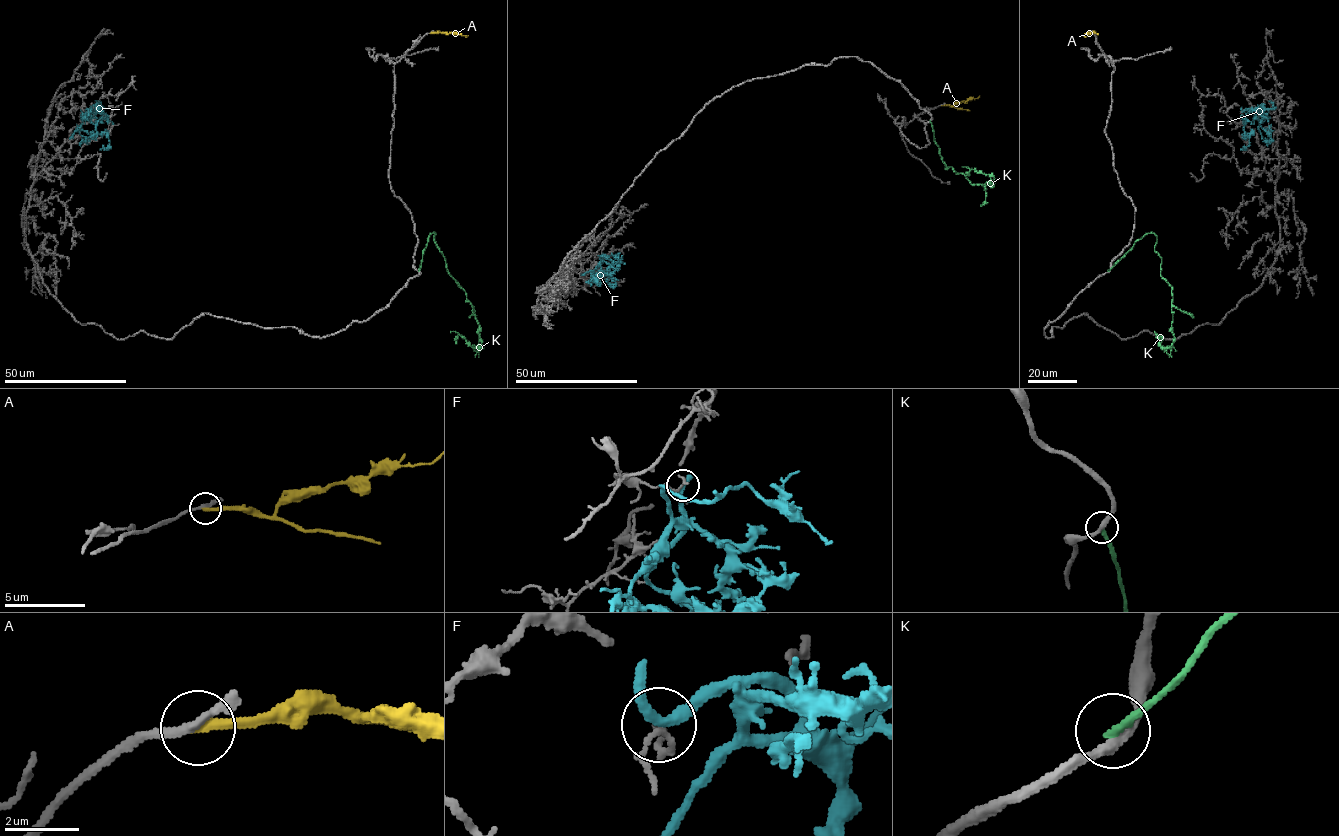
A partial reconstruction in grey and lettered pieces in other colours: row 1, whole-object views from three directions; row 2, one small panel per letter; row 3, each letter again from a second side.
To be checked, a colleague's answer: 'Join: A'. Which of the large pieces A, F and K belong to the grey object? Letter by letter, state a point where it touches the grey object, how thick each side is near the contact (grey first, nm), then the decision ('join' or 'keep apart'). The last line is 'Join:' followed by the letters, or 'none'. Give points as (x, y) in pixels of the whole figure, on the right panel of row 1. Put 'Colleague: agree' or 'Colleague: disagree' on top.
Colleague: disagree
A: (1092, 33) | 200/260 nm | keep apart
F: (1242, 111) | 110/280 nm | keep apart
K: (1108, 270) | 260/200 nm | keep apart
Join: none

